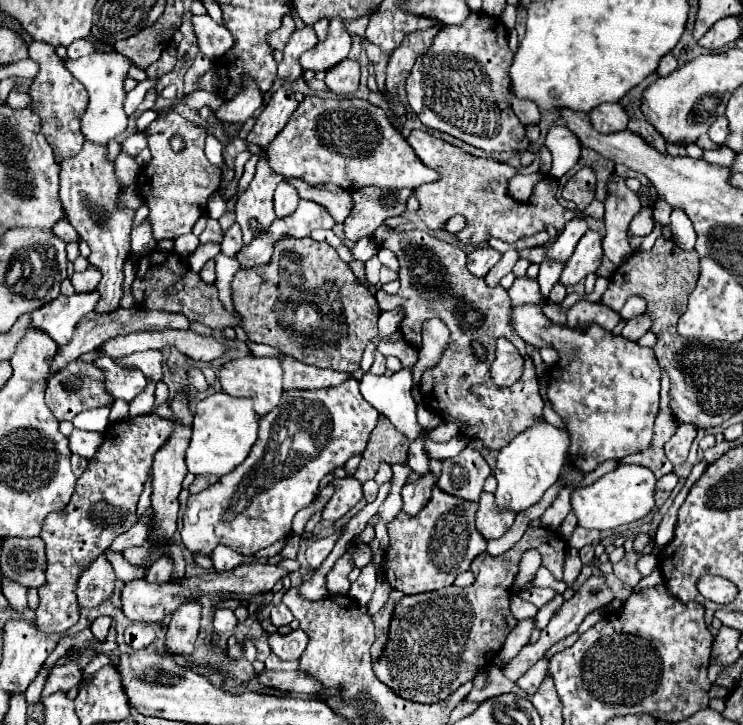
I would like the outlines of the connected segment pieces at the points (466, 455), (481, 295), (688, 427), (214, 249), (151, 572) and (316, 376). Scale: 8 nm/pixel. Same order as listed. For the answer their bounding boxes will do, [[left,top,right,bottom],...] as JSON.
[[438,448,490,502],[374,224,544,450],[666,424,696,466],[190,244,220,272],[144,558,172,584],[278,356,348,390]]

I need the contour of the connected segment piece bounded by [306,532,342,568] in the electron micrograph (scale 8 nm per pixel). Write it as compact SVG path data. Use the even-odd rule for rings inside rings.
M334 532L328 538L320 538L316 542L312 542L306 550L306 560L310 564L310 568L318 568L322 564L322 560L326 560L326 556L332 552L336 540L342 536L342 532Z

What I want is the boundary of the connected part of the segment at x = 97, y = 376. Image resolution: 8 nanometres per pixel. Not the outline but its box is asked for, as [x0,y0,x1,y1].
[46,360,114,422]

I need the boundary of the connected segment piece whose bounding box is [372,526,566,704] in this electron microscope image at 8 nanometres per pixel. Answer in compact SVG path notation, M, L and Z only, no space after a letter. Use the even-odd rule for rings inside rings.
M530 526L522 540L506 554L492 558L484 552L472 562L470 570L476 576L472 586L462 590L454 588L458 590L454 594L426 592L398 600L392 612L384 652L372 664L380 682L404 700L432 704L446 700L462 684L472 680L476 672L496 656L506 636L518 624L510 612L510 588L518 574L522 554L532 548L542 554L542 566L560 580L566 544L557 532Z

